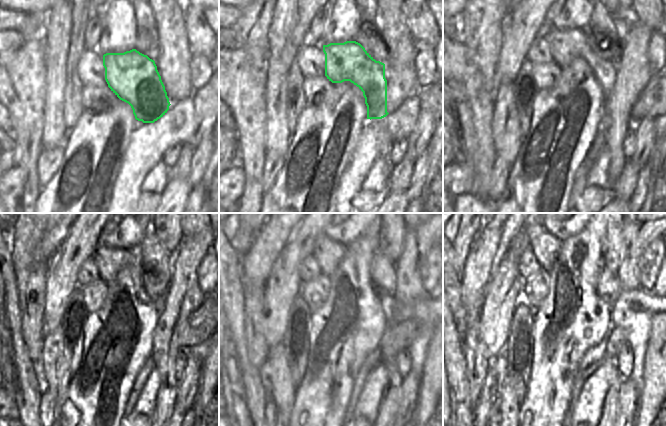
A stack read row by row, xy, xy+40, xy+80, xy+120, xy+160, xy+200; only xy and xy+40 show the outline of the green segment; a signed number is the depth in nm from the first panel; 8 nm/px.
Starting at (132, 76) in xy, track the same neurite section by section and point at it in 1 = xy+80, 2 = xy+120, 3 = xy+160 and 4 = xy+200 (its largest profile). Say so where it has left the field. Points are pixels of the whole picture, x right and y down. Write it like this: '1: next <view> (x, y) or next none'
1: next xy+80 (565, 45)
2: next xy+120 (109, 260)
3: next xy+160 (328, 253)
4: next xy+200 (545, 246)

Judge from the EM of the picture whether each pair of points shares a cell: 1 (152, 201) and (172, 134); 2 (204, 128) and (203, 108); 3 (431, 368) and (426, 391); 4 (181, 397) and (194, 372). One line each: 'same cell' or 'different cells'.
1: different cells
2: same cell
3: same cell
4: same cell

